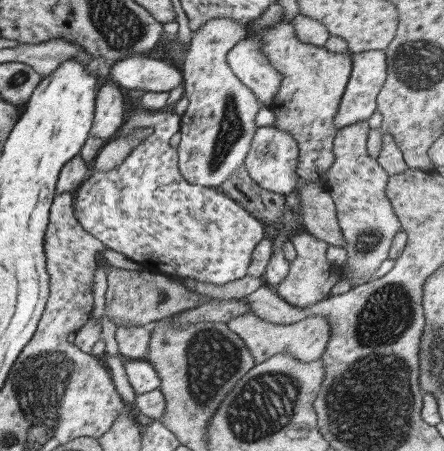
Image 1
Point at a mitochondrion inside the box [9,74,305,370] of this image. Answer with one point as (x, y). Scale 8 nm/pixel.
(231, 132)

